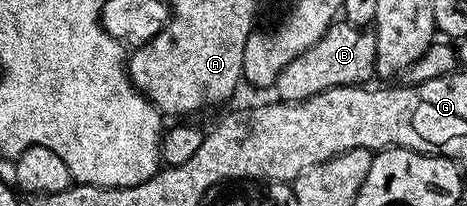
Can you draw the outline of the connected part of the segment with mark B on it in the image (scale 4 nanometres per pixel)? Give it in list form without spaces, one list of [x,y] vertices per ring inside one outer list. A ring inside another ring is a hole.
[[[337,20],[302,56],[290,60],[274,83],[275,97],[281,102],[304,102],[310,96],[339,86],[368,84],[376,72],[376,36],[371,29]]]

